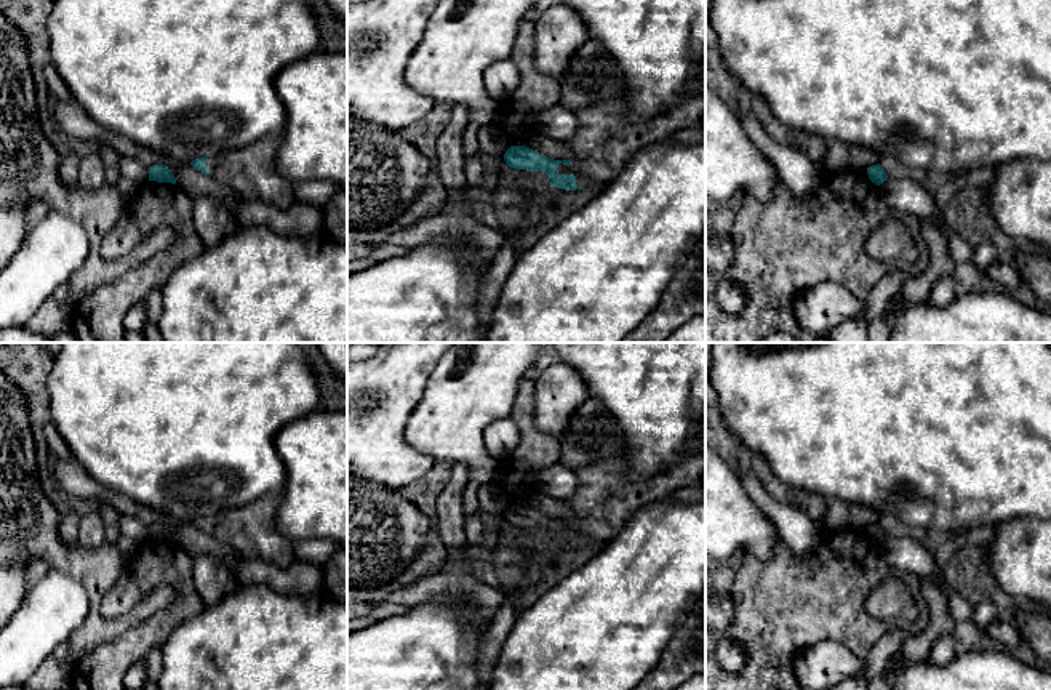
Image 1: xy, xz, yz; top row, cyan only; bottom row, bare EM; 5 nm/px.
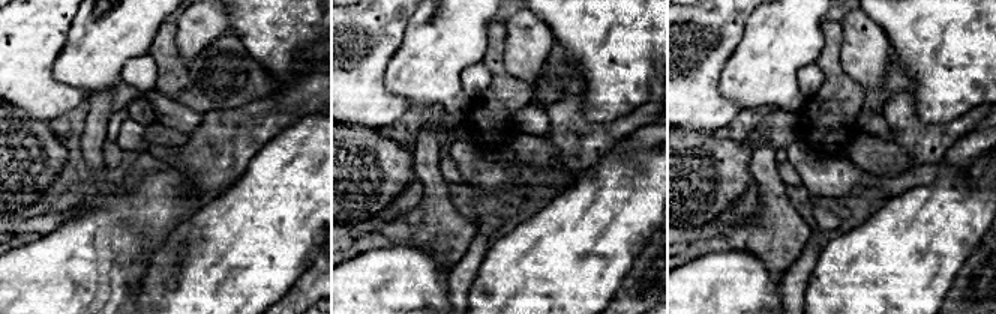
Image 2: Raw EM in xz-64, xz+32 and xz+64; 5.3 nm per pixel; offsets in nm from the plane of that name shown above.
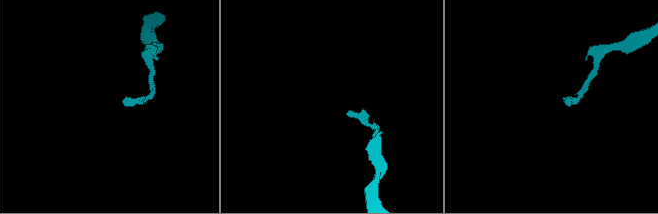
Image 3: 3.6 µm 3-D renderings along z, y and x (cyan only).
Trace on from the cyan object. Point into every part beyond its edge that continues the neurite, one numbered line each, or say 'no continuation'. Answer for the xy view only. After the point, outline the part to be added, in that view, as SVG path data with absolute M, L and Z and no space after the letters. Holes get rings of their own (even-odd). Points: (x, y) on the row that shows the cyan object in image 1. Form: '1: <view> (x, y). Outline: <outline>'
1: xy (251, 172). Outline: M267 136L258 142L208 157L205 168L222 184L230 186L245 200L259 200L280 210L296 203L293 184L277 170L280 136Z

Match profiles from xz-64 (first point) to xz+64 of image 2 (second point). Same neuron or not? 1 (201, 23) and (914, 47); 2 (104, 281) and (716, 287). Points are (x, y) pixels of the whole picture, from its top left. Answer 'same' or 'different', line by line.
1: different
2: same

